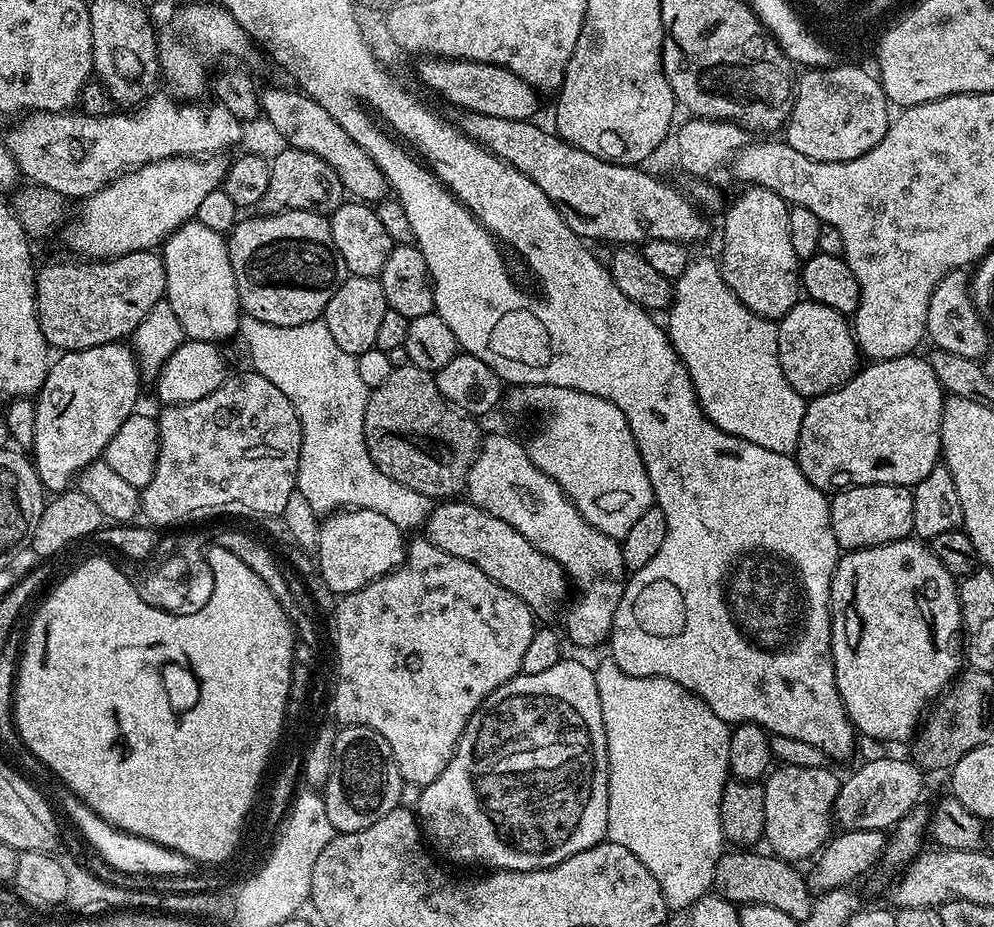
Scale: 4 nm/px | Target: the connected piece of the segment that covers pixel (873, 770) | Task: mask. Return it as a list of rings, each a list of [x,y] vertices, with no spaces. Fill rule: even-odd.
[[[880,756],[877,760],[866,761],[857,772],[843,777],[834,809],[835,823],[844,830],[895,828],[907,812],[921,803],[924,776],[922,769],[908,758],[899,760],[896,756]]]

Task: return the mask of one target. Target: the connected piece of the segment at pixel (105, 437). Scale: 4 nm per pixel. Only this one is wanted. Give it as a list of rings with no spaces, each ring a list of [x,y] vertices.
[[[124,342],[90,346],[57,356],[60,357],[51,361],[44,385],[35,397],[34,442],[30,449],[38,478],[52,494],[69,491],[83,468],[103,457],[104,447],[110,438],[114,438],[118,426],[122,426],[122,422],[126,422],[126,418],[137,411],[136,399],[140,396],[140,380],[142,381],[137,353]]]

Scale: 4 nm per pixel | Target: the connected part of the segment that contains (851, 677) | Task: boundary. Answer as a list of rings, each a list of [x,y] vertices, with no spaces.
[[[916,538],[895,540],[889,544],[879,544],[873,548],[848,550],[837,560],[836,569],[832,575],[832,585],[830,586],[834,678],[848,719],[852,721],[853,729],[861,737],[869,736],[872,740],[911,741],[921,727],[922,717],[927,713],[930,705],[960,675],[962,661],[964,660],[964,649],[962,646],[948,646],[948,610],[960,612],[960,602],[954,602],[954,593],[957,591],[957,577],[950,575],[946,566],[942,566],[942,562],[938,562],[938,558],[932,553],[931,547],[927,543]]]

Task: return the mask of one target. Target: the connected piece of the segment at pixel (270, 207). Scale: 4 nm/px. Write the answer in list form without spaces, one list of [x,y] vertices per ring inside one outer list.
[[[287,146],[281,149],[281,152],[276,157],[273,155],[270,160],[270,182],[266,194],[262,194],[262,200],[258,205],[261,213],[306,210],[331,214],[334,210],[338,210],[340,204],[345,203],[344,187],[330,162],[322,162],[318,154],[310,154],[306,150]]]

